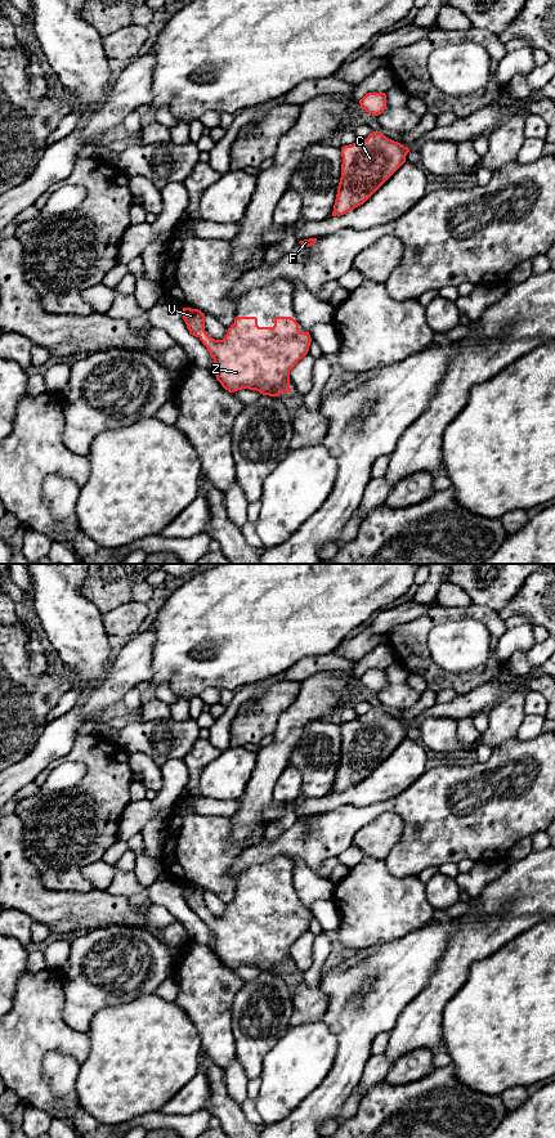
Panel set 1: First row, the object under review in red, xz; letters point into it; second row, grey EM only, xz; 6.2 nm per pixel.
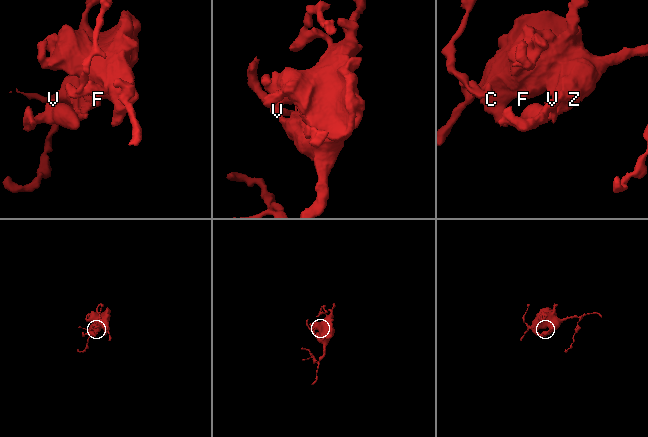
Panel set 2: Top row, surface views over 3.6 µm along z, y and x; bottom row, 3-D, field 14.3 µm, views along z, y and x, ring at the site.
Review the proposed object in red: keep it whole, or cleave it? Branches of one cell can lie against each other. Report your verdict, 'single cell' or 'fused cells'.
single cell

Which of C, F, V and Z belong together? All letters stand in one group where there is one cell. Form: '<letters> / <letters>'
C F V Z

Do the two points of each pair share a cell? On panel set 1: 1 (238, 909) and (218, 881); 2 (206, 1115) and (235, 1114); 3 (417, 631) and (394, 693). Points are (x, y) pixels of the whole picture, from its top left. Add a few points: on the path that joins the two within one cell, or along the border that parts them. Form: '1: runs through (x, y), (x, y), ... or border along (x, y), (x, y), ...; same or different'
1: border along (236, 882), (235, 899), (228, 905); different
2: border along (204, 1107), (214, 1115); different
3: border along (395, 659), (411, 673); different

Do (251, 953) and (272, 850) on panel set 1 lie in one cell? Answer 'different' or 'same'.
different

